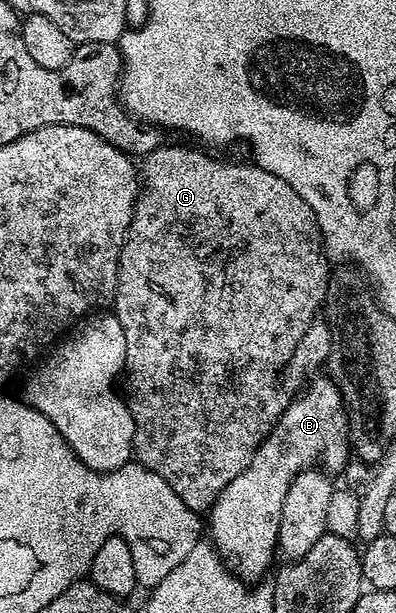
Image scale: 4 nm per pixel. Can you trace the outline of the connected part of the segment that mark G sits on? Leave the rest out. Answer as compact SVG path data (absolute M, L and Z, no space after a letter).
M159 146L152 150L140 164L140 191L132 214L130 229L124 246L118 252L118 285L112 301L113 315L124 326L124 346L126 347L126 367L124 384L130 391L128 407L134 423L133 459L144 465L152 474L160 474L172 490L176 490L180 502L193 512L205 513L216 502L216 498L248 466L263 436L278 420L284 407L284 393L280 387L282 367L292 358L296 342L304 338L304 330L319 315L326 299L326 287L332 271L331 261L322 246L320 226L312 206L284 182L268 170L253 163L229 164L217 160L206 152L194 148L166 148Z

